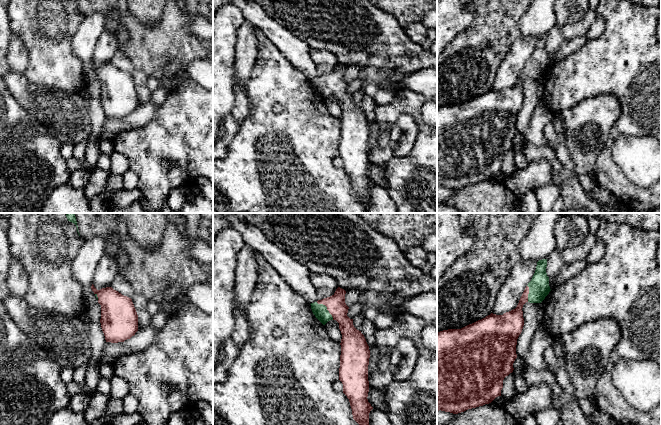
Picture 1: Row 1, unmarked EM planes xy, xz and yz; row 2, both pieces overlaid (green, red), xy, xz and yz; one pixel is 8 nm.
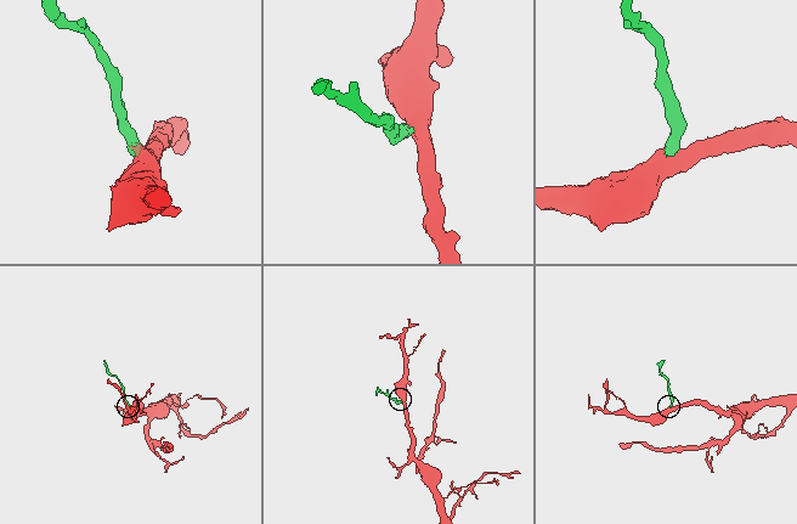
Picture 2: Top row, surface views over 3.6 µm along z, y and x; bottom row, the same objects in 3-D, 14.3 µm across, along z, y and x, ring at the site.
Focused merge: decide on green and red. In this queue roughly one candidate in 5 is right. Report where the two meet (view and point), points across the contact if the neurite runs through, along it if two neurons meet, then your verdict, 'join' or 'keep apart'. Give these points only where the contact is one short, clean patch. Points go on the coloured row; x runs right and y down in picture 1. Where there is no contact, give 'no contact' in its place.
meets green in xz at (326, 308); runs through xz (320, 311), (326, 308), (331, 308), (335, 304); join

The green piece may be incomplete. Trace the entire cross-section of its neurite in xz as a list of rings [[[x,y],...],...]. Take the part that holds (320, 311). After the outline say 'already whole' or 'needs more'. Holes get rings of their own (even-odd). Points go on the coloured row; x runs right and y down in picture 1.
[[[338,287],[332,296],[310,305],[323,325],[330,320],[339,323],[342,334],[339,380],[343,384],[343,393],[349,399],[353,419],[359,425],[369,425],[369,413],[373,409],[367,399],[370,350],[364,335],[347,316],[349,307],[345,303],[345,294],[346,291]]]; needs more

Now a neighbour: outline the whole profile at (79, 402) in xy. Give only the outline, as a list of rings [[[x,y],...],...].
[[[87,393],[75,394],[71,397],[69,408],[76,413],[84,413],[90,402],[90,395]]]

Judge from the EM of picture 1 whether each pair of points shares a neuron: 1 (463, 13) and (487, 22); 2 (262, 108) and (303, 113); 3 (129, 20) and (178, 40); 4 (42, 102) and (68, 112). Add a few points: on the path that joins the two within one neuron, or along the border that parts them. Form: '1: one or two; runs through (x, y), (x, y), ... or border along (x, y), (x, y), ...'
1: two; border along (473, 10), (473, 20), (457, 34)
2: one; runs through (272, 117), (293, 117)
3: one; runs through (141, 32), (149, 40), (166, 40)
4: one; runs through (48, 105), (62, 112)

